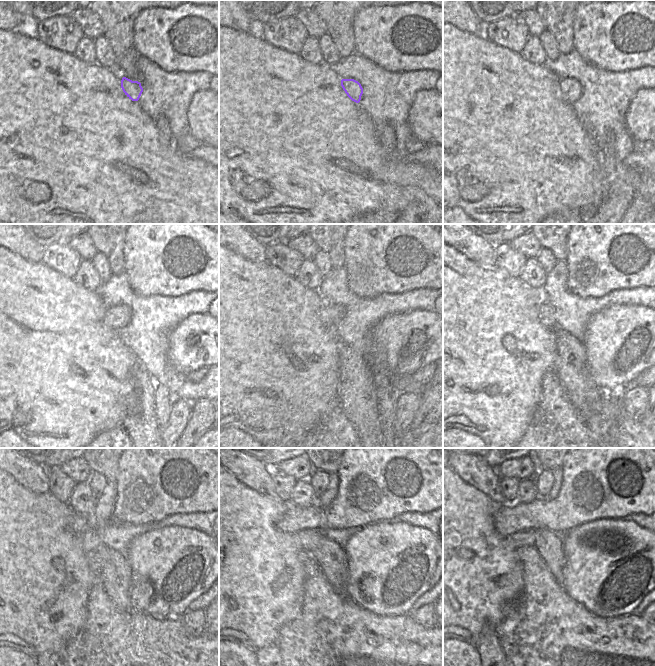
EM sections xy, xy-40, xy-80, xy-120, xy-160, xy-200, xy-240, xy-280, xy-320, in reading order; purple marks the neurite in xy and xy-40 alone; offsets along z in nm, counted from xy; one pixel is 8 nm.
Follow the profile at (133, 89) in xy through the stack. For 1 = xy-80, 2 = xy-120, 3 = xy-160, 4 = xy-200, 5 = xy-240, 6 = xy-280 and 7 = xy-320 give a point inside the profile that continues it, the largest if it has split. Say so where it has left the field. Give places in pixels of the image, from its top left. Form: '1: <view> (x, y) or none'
1: xy-80 (570, 89)
2: xy-120 (116, 317)
3: xy-160 (331, 315)
4: xy-200 (547, 313)
5: xy-240 (90, 539)
6: xy-280 (308, 539)
7: xy-320 (526, 538)

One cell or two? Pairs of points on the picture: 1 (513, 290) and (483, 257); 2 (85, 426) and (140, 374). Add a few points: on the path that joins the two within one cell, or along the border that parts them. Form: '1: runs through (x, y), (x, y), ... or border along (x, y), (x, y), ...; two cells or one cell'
1: border along (469, 258), (482, 266), (495, 265); two cells
2: border along (137, 361), (133, 374), (133, 391), (127, 404); two cells

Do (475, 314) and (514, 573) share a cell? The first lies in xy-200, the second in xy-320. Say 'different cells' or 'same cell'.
same cell

